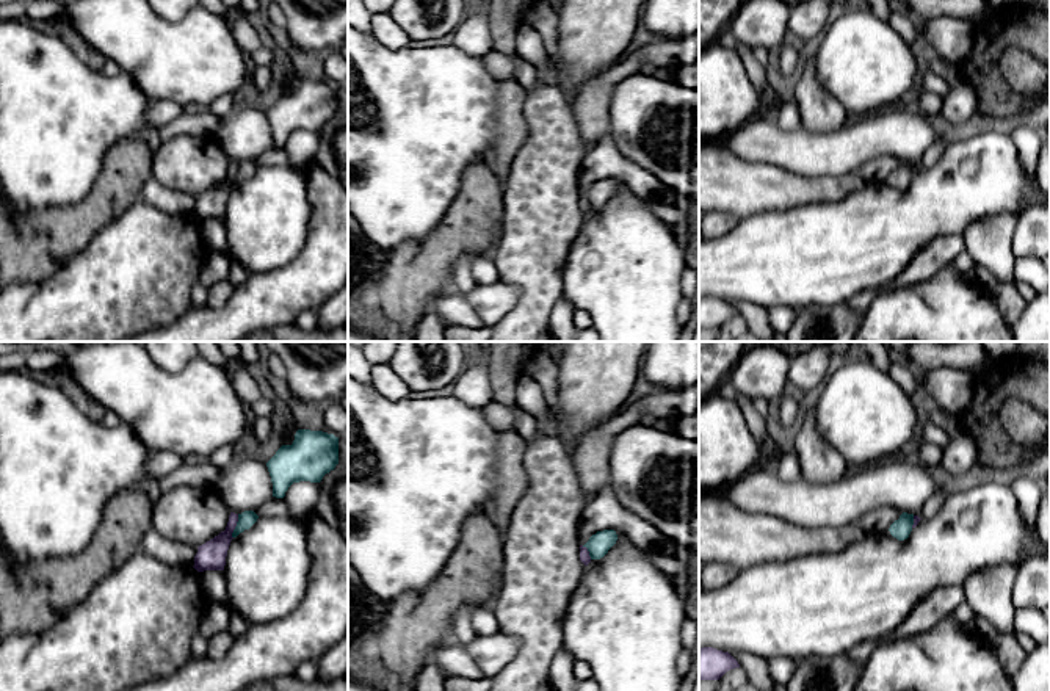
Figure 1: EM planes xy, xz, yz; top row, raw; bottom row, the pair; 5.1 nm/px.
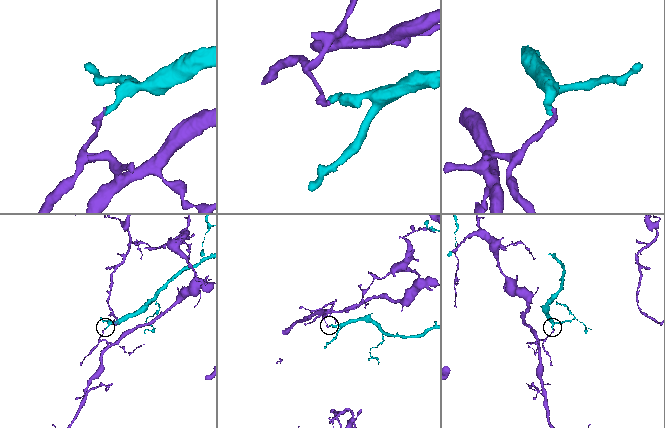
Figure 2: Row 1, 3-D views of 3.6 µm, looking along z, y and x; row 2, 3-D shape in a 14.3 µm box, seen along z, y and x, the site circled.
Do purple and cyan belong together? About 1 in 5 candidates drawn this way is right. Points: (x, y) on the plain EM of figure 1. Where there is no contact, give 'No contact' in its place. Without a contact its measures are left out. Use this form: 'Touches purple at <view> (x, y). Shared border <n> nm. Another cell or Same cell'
Touches purple at xy (235, 174). Shared border 130 nm. Another cell

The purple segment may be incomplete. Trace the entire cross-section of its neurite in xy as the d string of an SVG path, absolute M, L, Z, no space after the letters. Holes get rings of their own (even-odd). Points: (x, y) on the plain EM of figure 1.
M230 161L226 179L197 196L193 215L197 221L224 219L227 199L230 190L234 188L232 182L237 175L237 171L238 171L238 163Z

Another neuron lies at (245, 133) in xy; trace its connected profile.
M237 107L213 135L230 161L254 160L273 146L273 132L265 111Z

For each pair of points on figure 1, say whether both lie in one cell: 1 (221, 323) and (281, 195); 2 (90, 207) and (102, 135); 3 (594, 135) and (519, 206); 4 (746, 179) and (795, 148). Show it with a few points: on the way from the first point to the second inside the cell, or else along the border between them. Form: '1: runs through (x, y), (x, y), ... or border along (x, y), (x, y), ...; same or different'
1: border along (286, 264), (249, 274); different
2: border along (112, 148), (91, 190), (80, 201), (68, 206); different
3: border along (571, 110), (579, 137), (586, 149); different
4: border along (734, 154), (748, 160), (773, 163), (804, 176); different

